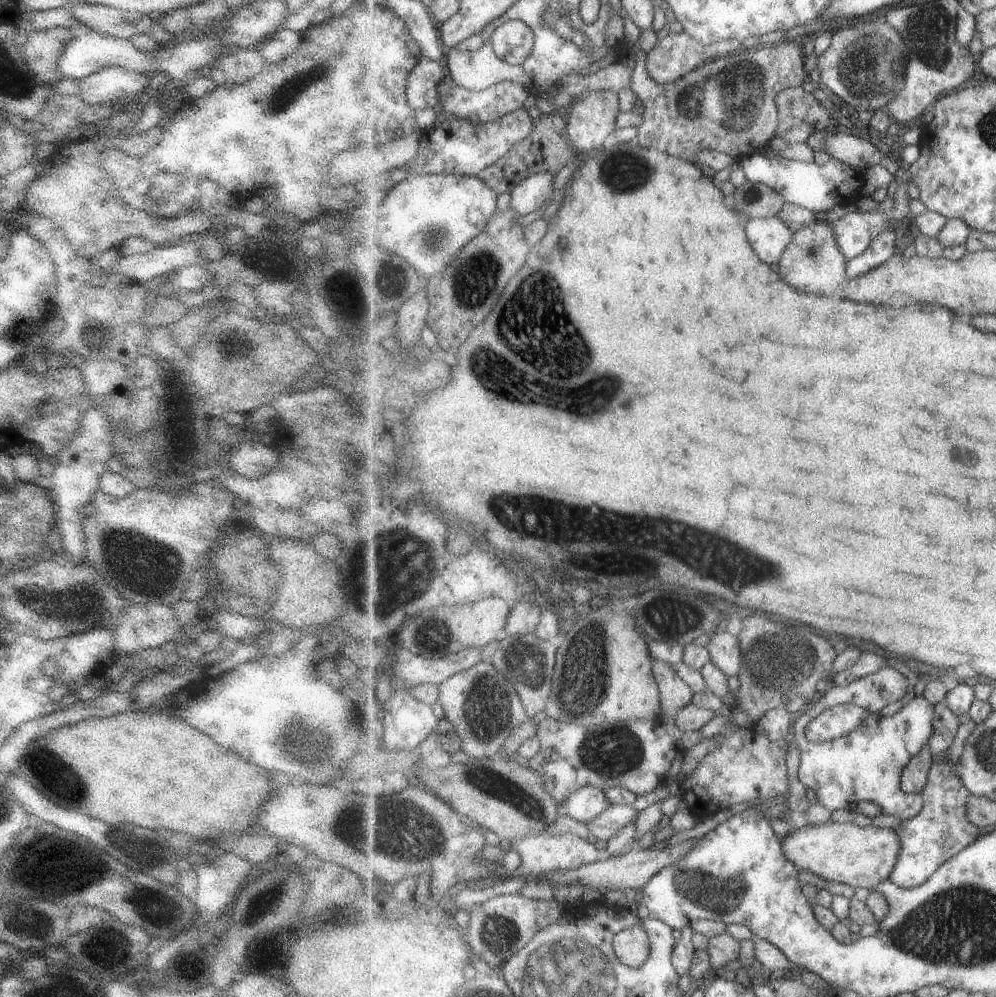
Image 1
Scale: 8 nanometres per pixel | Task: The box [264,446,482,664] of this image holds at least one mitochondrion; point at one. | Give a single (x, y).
(387, 599)

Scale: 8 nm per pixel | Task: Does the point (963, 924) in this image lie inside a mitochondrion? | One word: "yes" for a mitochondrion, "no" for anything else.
yes

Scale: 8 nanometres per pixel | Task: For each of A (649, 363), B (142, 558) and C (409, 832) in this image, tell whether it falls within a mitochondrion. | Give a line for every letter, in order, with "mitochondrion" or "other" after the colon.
A: other
B: mitochondrion
C: mitochondrion

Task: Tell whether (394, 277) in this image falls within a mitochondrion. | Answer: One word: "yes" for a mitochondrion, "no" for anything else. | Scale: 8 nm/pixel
yes

